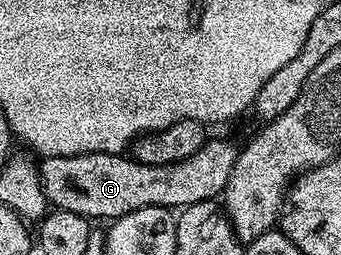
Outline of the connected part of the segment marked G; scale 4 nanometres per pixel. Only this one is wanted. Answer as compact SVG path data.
M209 137L191 157L171 165L138 163L128 154L112 151L45 157L39 163L41 184L46 200L56 210L79 213L90 221L112 221L144 207L184 209L199 201L216 200L224 192L231 169L235 169L238 150L238 144L229 139Z

